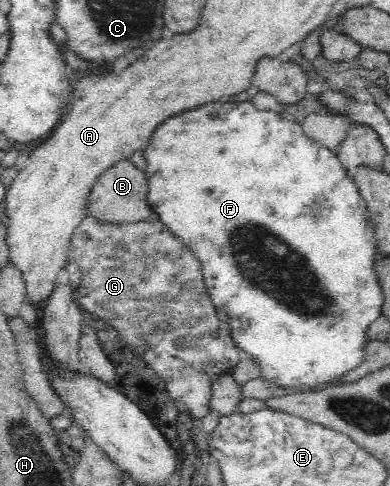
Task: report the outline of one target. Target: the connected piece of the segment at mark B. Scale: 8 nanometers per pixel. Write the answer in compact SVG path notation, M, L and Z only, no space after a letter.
M119 160L109 166L93 184L85 206L88 214L101 222L141 222L152 213L148 203L148 183L143 170L130 160Z

